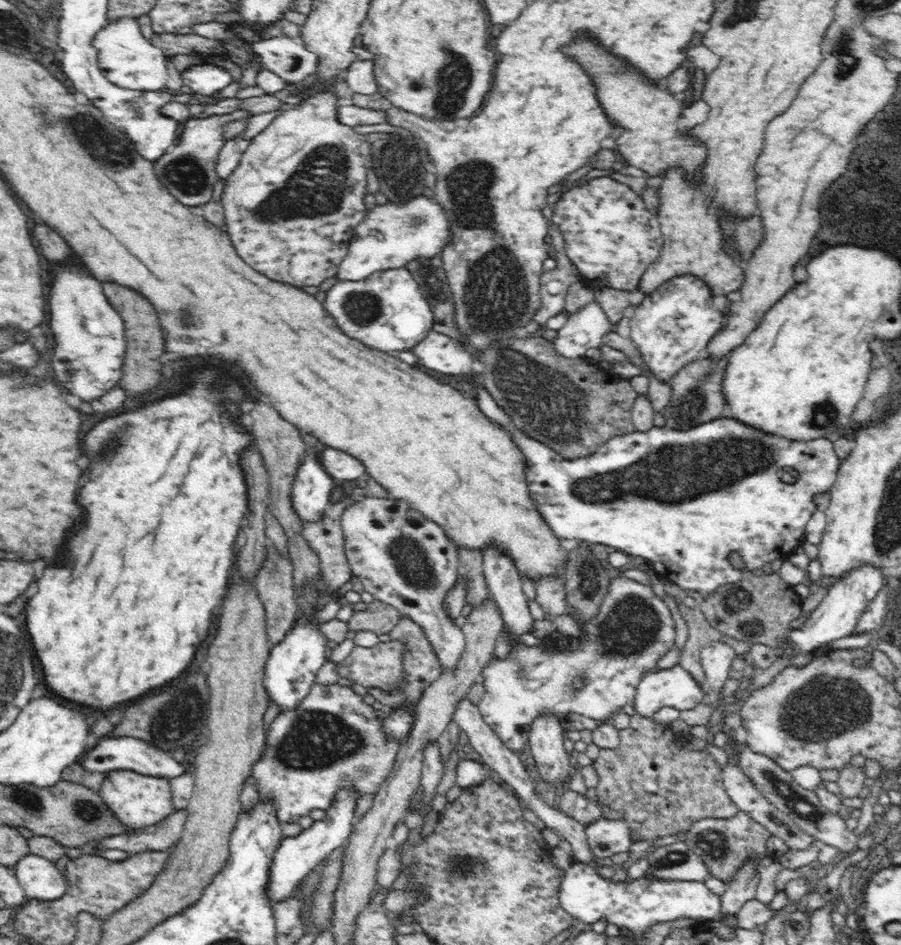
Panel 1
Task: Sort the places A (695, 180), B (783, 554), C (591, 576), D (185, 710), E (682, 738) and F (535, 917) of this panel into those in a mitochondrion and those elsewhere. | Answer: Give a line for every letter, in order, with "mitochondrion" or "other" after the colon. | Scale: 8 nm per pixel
A: other
B: other
C: mitochondrion
D: mitochondrion
E: other
F: other

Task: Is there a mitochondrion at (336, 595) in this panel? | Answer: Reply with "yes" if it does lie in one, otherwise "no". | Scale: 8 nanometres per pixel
no

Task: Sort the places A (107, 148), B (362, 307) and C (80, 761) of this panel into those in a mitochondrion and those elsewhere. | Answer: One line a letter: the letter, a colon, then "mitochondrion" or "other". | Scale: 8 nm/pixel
A: mitochondrion
B: mitochondrion
C: other

